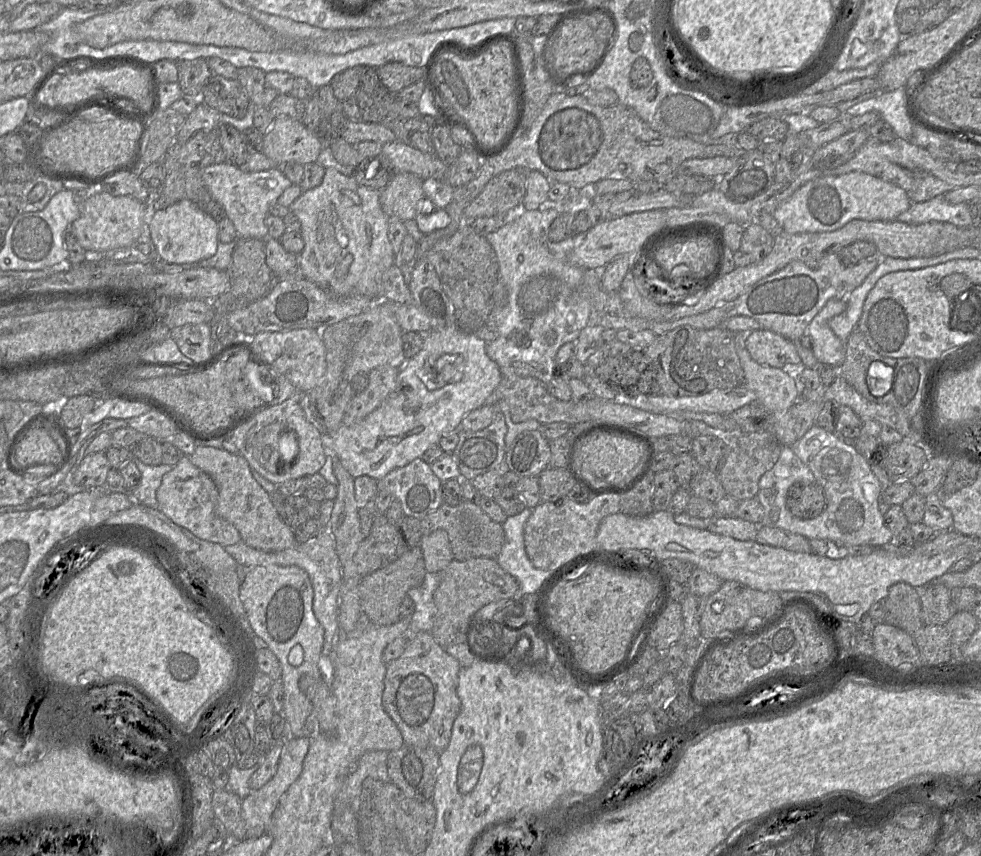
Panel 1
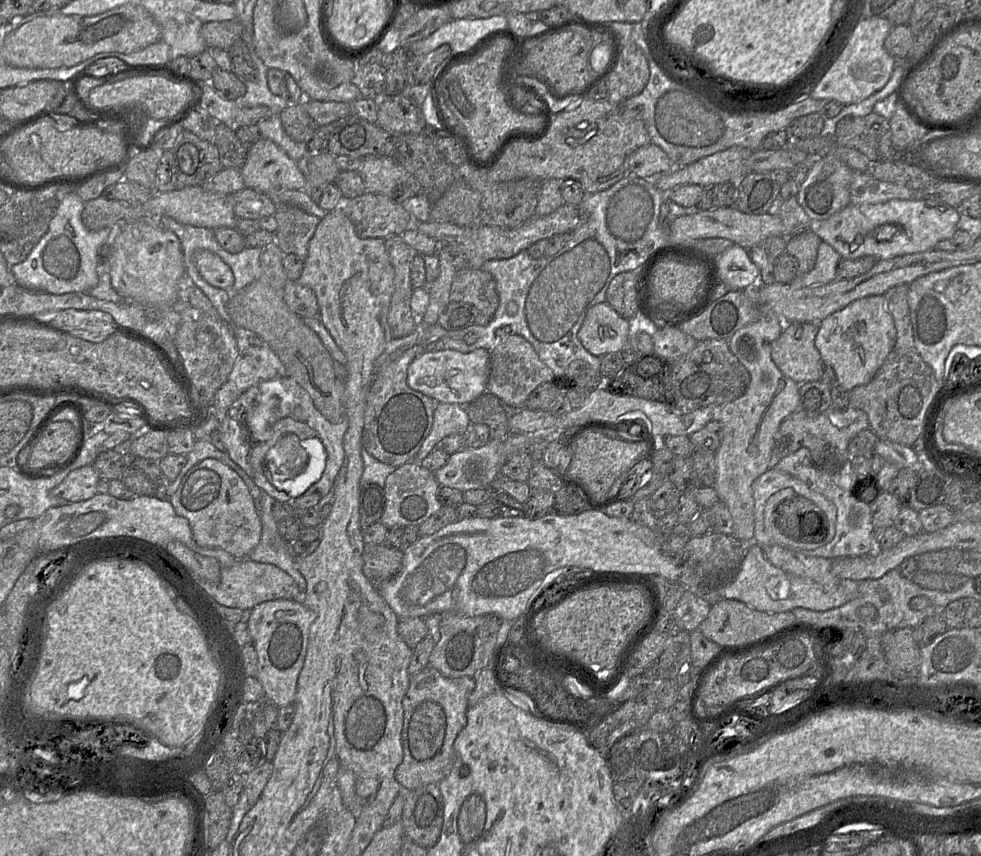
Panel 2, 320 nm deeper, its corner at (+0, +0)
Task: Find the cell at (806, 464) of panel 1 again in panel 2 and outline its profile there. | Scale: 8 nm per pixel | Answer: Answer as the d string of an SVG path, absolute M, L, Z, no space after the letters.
M802 447L796 452L782 458L775 467L769 468L760 475L752 484L755 501L754 506L754 540L761 547L774 545L772 537L766 533L764 524L764 509L767 500L774 493L791 487L797 495L809 498L809 496L825 496L831 500L837 508L836 530L833 539L826 545L813 550L807 550L806 555L837 559L841 557L865 556L873 553L874 526L871 520L871 487L865 492L860 492L857 487L858 475L852 468L851 460L847 461L838 473L828 473L819 468L812 459L809 449Z

